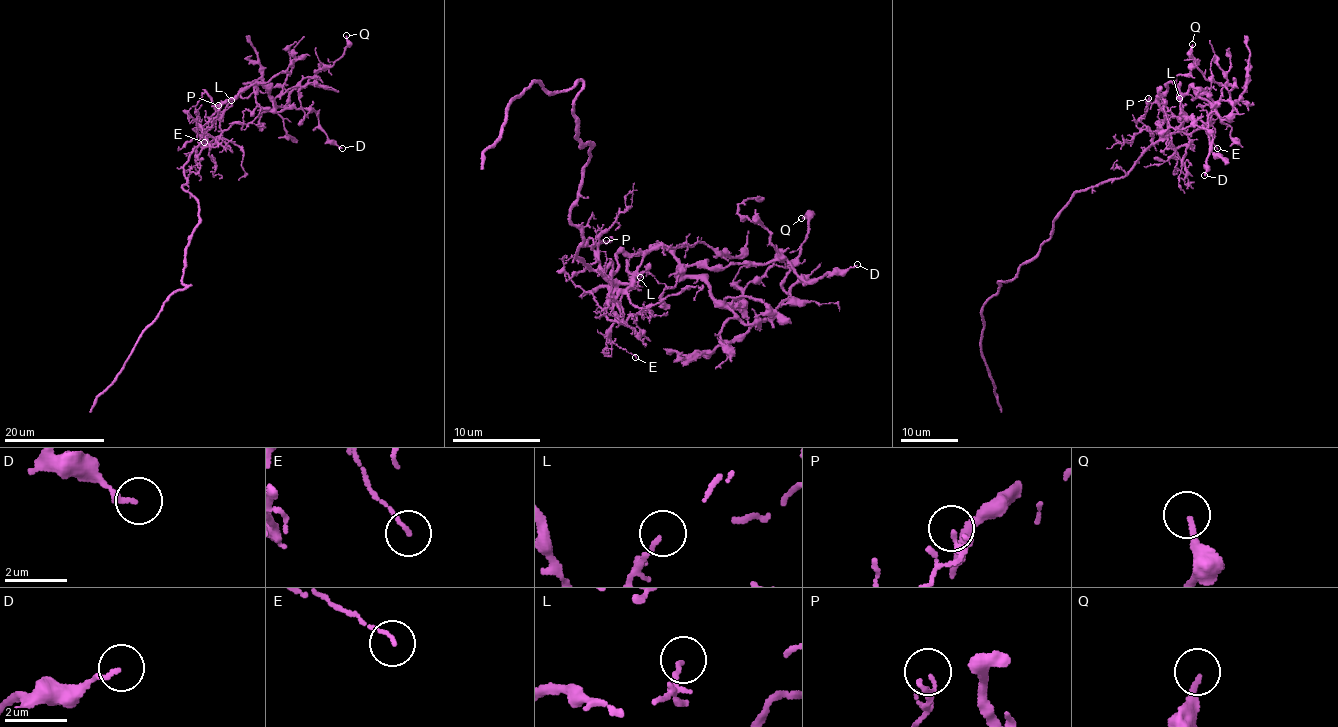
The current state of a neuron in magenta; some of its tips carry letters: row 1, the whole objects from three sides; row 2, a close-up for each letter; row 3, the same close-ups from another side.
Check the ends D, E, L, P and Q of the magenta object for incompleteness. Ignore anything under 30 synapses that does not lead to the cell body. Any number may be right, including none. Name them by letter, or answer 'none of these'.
none of these

